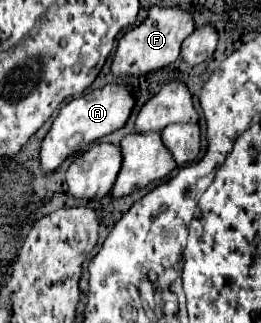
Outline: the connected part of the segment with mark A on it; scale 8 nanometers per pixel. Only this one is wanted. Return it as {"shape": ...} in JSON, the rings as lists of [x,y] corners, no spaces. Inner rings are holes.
{"shape":[[[105,85],[101,89],[83,93],[81,97],[67,103],[55,117],[49,133],[45,135],[45,139],[41,143],[41,171],[45,175],[53,173],[67,157],[77,155],[93,141],[121,129],[125,125],[125,121],[129,119],[133,103],[135,103],[135,99],[133,99],[131,89],[121,87],[121,85]]]}

